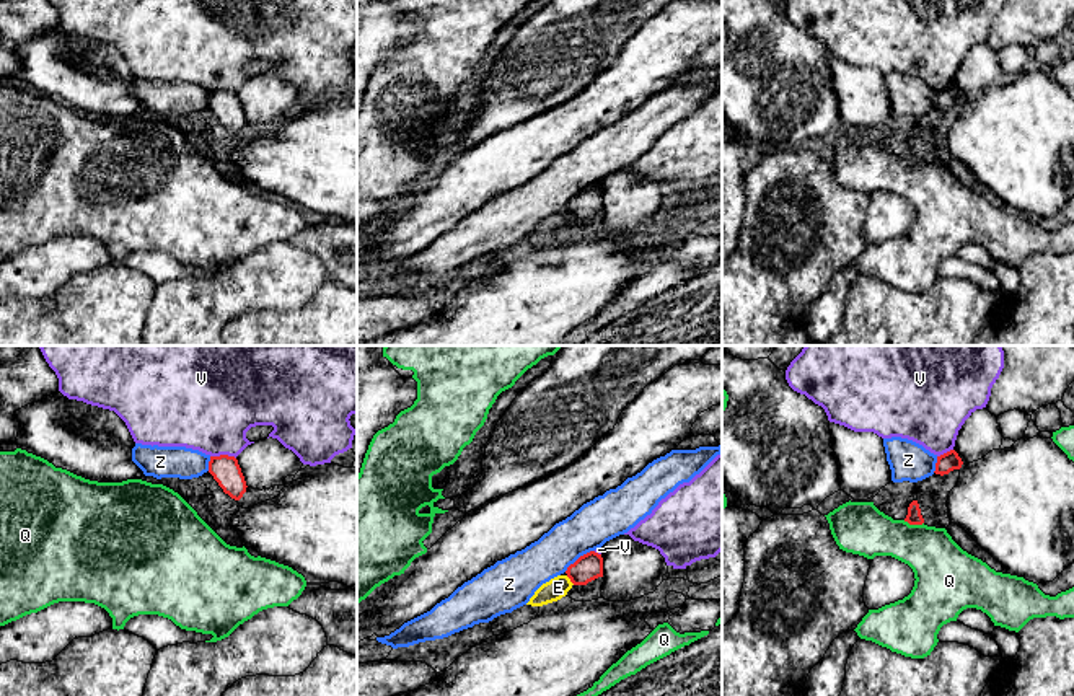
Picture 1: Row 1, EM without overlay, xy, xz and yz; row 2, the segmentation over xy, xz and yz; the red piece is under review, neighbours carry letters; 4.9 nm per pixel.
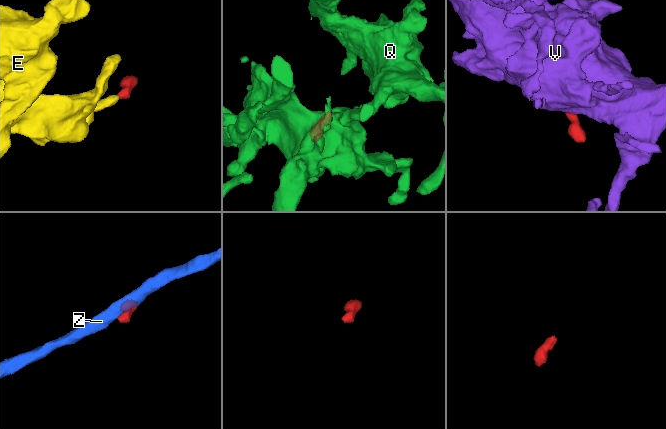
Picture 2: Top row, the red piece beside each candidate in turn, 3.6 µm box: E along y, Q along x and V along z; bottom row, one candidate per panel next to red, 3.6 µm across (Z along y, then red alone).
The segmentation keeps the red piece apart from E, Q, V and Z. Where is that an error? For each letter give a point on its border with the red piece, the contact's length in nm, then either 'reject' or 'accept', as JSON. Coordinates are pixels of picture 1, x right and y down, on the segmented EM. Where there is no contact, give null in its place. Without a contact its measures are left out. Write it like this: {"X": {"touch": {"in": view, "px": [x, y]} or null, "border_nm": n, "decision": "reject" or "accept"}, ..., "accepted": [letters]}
{"E": {"touch": {"in": "xz", "px": [571, 581]}, "border_nm": 60, "decision": "reject"}, "Q": {"touch": {"in": "yz", "px": [913, 524]}, "border_nm": 110, "decision": "reject"}, "V": {"touch": {"in": "xy", "px": [224, 455]}, "border_nm": 130, "decision": "reject"}, "Z": {"touch": {"in": "xz", "px": [581, 556]}, "border_nm": 190, "decision": "reject"}, "accepted": []}

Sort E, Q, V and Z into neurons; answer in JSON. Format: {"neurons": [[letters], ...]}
{"neurons": [["E"], ["Q"], ["V"], ["Z"]]}

